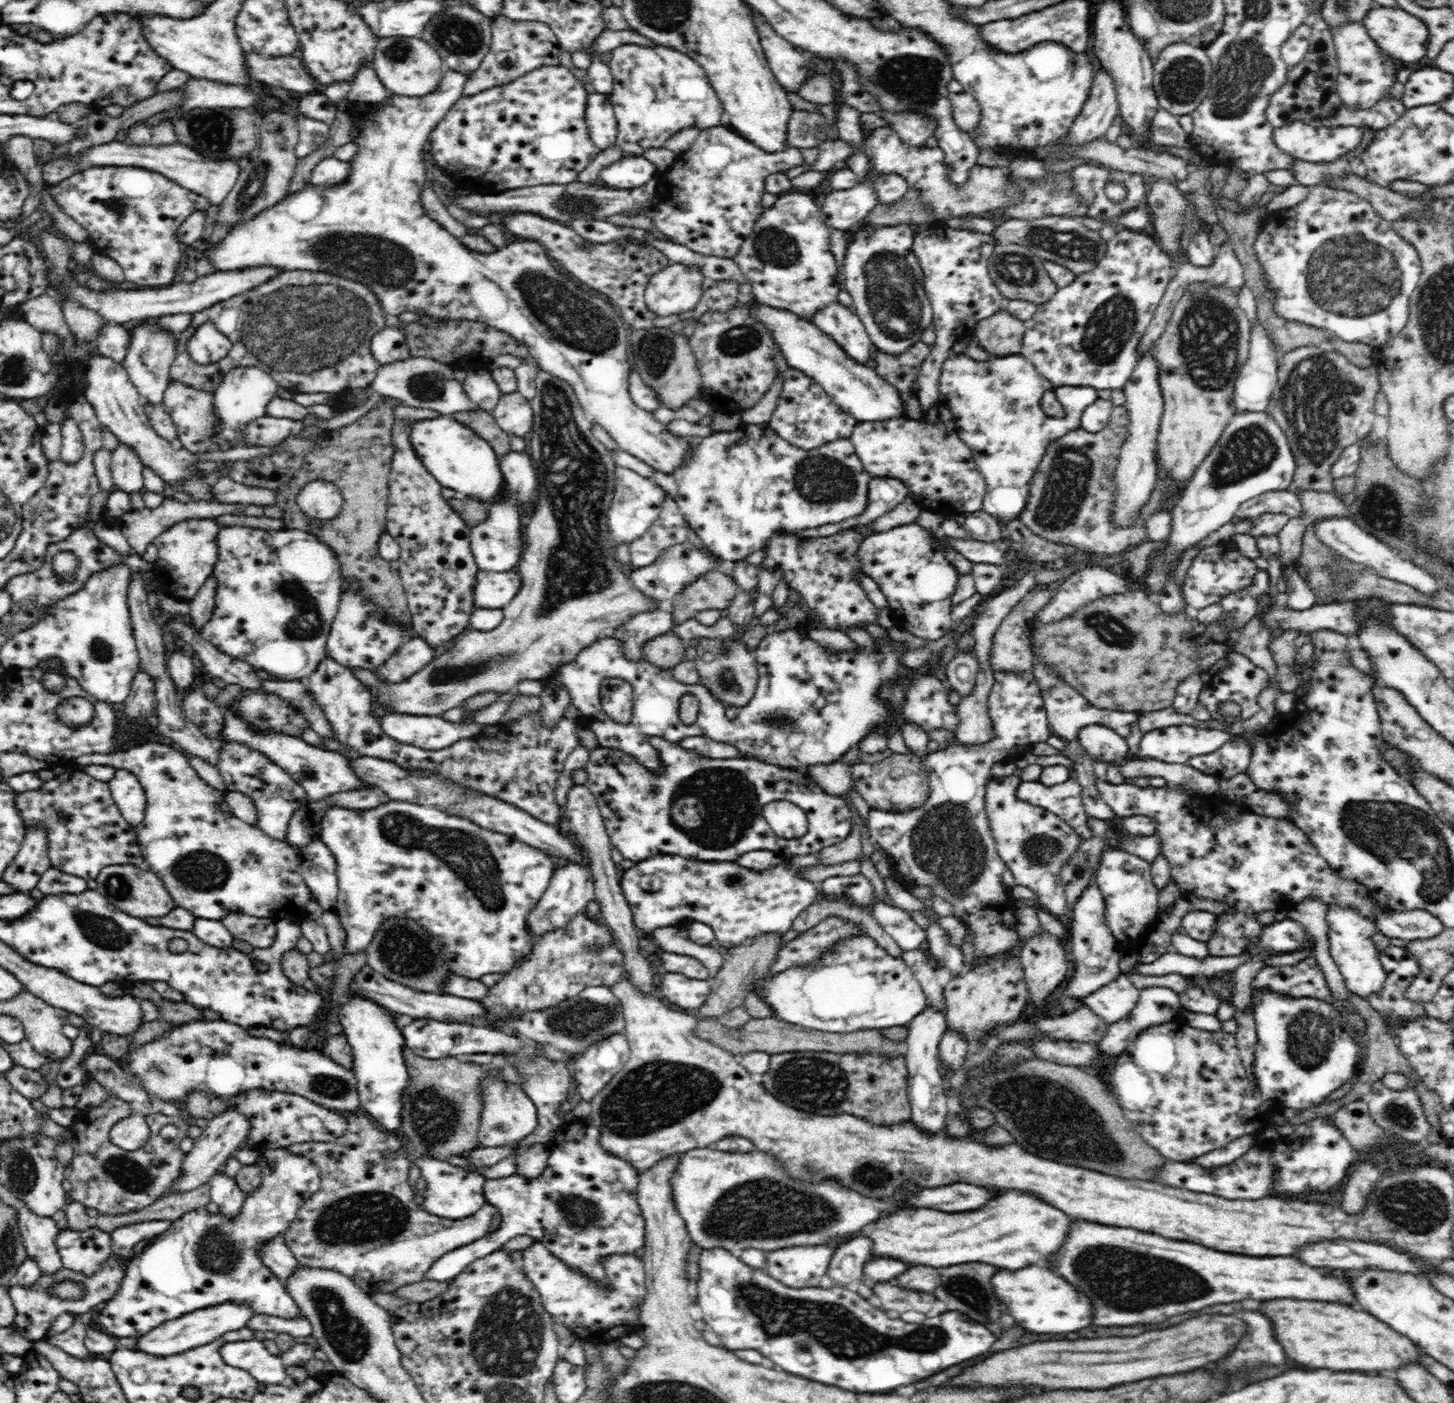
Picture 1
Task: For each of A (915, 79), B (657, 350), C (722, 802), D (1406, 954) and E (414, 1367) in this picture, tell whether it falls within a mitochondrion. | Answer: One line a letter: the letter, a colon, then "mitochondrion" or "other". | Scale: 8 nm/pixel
A: mitochondrion
B: mitochondrion
C: mitochondrion
D: other
E: other

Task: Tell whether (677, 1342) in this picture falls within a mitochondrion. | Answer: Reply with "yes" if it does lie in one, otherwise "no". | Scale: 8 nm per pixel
no

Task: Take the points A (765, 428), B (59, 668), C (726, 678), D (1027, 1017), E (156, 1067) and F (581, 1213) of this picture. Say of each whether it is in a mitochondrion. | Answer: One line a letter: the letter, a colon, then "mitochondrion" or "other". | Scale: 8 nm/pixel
A: other
B: other
C: mitochondrion
D: other
E: mitochondrion
F: mitochondrion

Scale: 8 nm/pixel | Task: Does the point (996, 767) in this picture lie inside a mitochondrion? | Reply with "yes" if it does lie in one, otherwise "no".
no

